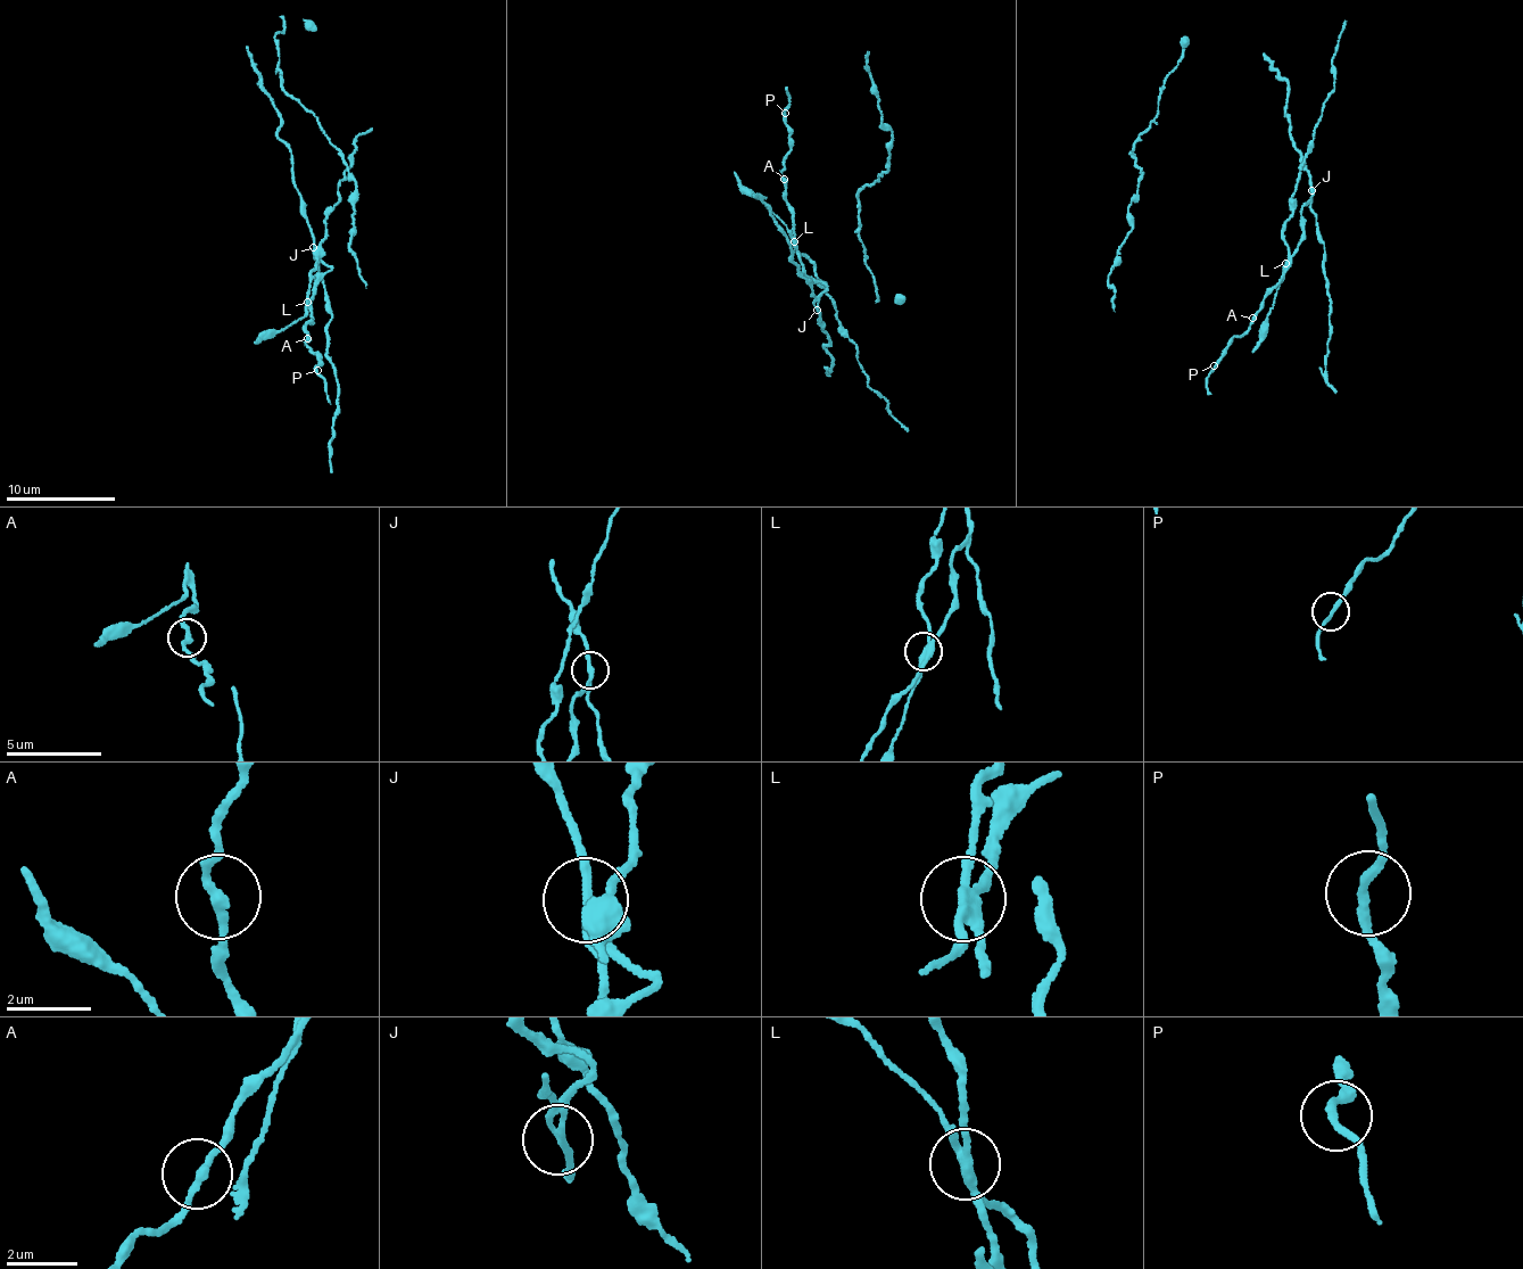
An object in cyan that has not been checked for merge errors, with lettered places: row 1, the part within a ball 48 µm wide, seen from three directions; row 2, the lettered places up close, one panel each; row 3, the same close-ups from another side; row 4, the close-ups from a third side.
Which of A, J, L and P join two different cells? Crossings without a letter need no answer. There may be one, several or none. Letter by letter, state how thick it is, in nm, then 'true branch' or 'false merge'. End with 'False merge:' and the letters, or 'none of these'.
A: calibre 200 nm; true branch
J: calibre 190 nm; false merge
L: calibre 280 nm; false merge
P: calibre 180 nm; true branch
False merge: J, L

